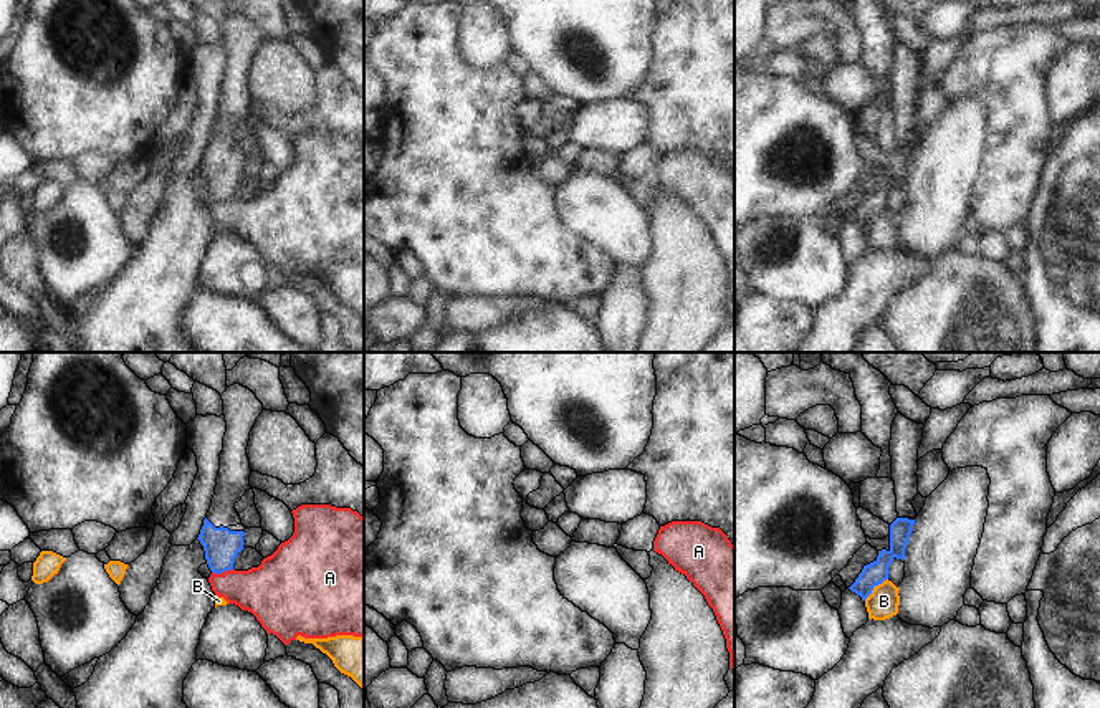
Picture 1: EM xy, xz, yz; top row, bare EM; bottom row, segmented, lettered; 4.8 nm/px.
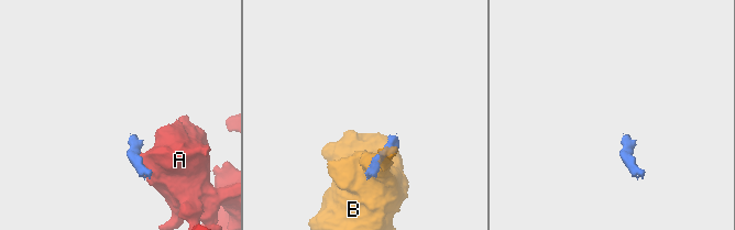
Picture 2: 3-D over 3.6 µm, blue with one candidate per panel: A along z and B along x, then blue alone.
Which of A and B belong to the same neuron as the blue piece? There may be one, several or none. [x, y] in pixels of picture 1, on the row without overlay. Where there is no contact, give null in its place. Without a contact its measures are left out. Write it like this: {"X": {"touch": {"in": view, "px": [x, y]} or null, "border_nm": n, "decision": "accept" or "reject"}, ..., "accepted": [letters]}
{"A": {"touch": {"in": "xy", "px": [222, 200]}, "border_nm": 110, "decision": "reject"}, "B": {"touch": {"in": "yz", "px": [874, 215]}, "border_nm": 160, "decision": "reject"}, "accepted": []}

